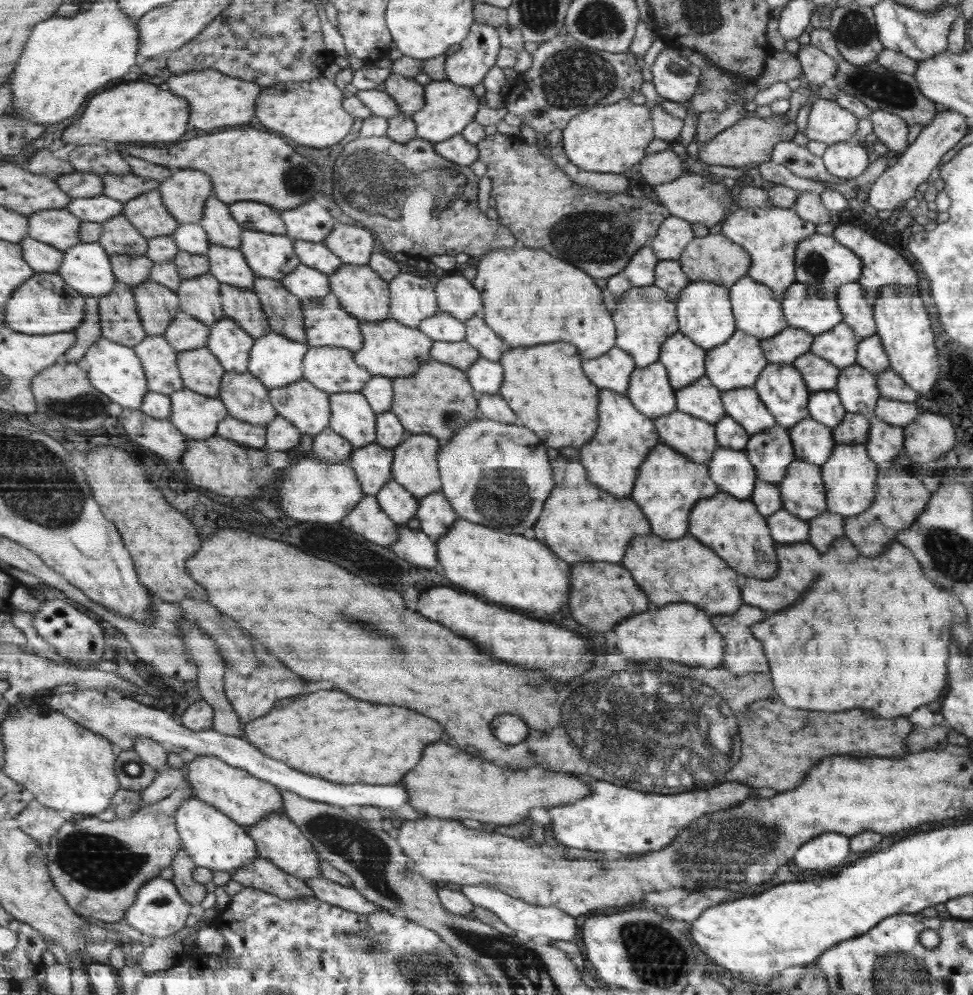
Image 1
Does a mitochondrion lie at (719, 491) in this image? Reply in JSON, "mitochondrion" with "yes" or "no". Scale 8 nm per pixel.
{"mitochondrion":"no"}

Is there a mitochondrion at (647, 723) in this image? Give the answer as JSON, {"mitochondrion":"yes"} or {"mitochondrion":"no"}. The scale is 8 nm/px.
{"mitochondrion":"yes"}

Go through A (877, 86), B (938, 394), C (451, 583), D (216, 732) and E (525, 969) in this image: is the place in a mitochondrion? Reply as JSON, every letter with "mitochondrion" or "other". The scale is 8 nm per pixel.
{"A":"mitochondrion","B":"other","C":"other","D":"other","E":"mitochondrion"}

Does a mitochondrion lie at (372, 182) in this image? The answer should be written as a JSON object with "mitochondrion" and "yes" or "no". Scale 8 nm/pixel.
{"mitochondrion":"yes"}

